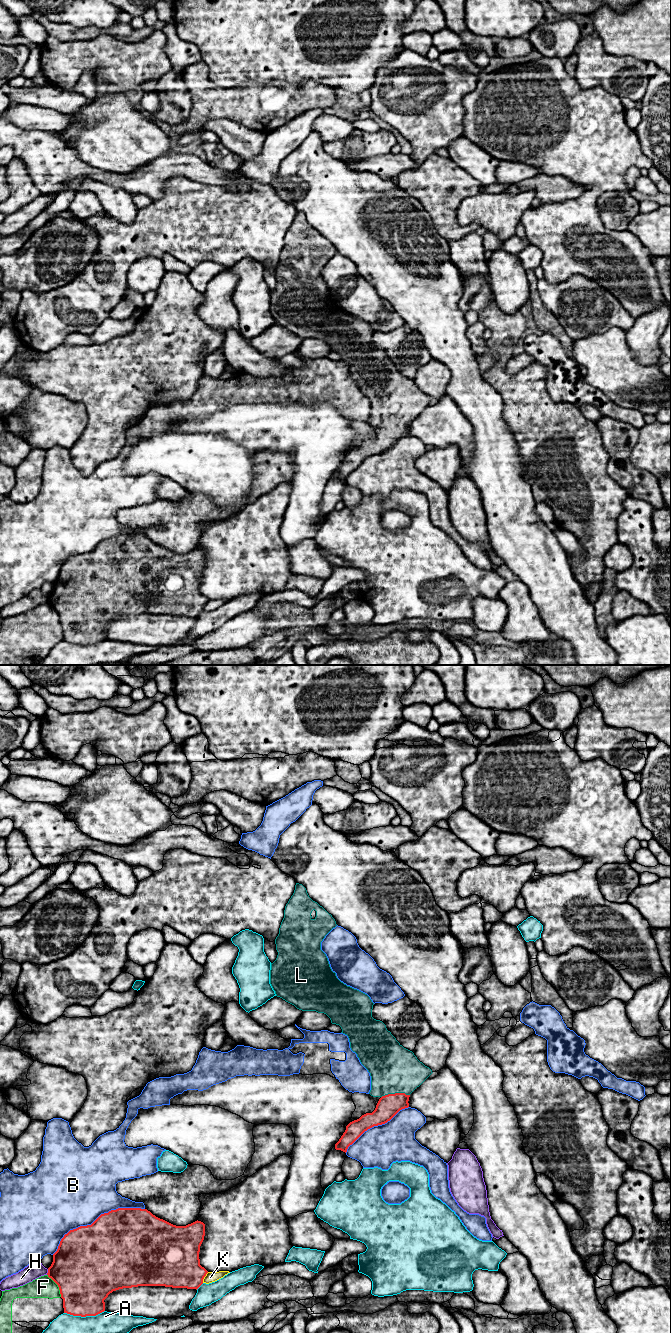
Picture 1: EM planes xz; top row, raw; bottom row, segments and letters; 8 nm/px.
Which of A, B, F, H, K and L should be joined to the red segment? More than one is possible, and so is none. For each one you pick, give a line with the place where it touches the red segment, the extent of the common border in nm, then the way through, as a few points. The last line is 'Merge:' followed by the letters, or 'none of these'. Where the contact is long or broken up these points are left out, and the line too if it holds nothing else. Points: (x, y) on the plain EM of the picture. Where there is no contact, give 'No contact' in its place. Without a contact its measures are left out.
L: Touches red at xz (395, 421). Shared border 240 nm. Path across: xz (388, 434), (395, 421), (393, 397)
Merge: L

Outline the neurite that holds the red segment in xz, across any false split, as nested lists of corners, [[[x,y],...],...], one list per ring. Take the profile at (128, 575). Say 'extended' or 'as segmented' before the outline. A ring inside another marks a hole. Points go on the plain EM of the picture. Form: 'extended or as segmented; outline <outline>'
as segmented; outline [[[118,536],[108,541],[101,542],[91,553],[80,554],[70,558],[61,567],[57,579],[53,582],[53,590],[48,596],[48,605],[51,606],[59,615],[61,626],[63,627],[64,641],[73,644],[96,644],[105,639],[104,628],[113,619],[132,616],[138,614],[165,614],[172,616],[198,617],[203,612],[203,607],[208,599],[200,593],[199,580],[200,574],[205,564],[205,552],[201,549],[195,549],[186,554],[176,554],[163,547],[153,543],[147,537],[141,536]]]

